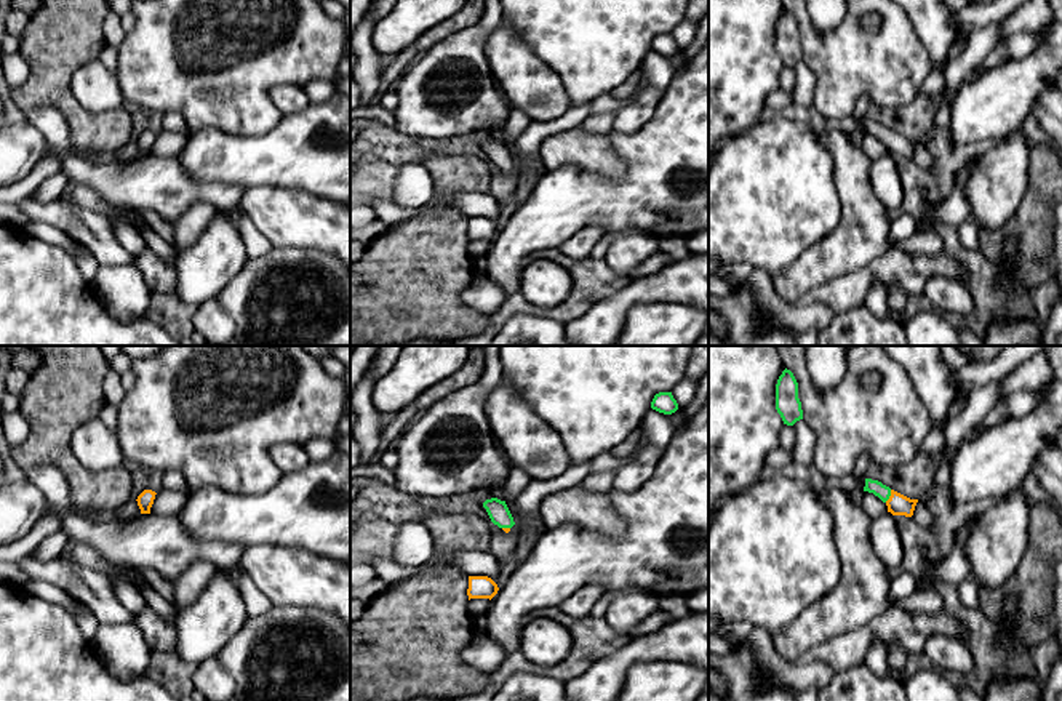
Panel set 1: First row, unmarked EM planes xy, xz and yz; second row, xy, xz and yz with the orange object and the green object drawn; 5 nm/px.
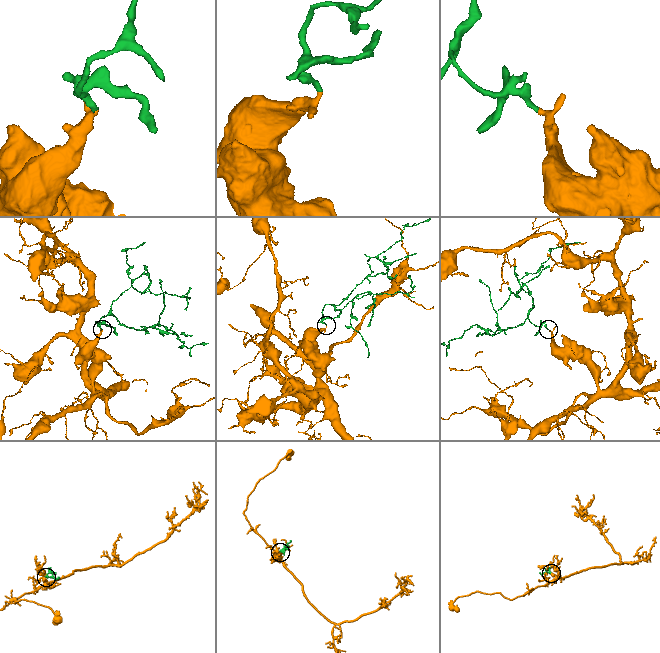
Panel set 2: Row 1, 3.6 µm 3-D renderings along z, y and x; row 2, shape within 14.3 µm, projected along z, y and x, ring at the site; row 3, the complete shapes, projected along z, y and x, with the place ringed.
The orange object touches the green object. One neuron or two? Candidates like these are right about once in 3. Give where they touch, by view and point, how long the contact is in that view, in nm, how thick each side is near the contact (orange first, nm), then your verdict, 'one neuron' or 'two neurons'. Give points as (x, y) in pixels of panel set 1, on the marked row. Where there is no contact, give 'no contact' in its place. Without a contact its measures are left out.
contact yz (890, 496); length 70 nm; calibres 110 and 70 nm; one neuron

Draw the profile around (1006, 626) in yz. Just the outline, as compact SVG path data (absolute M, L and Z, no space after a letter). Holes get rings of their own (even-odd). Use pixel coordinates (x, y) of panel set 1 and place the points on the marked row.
M1009 597L1004 602L1001 621L996 624L1000 631L1000 639L1006 647L1011 647L1014 642L1017 642L1016 610L1017 610L1017 600L1014 597Z

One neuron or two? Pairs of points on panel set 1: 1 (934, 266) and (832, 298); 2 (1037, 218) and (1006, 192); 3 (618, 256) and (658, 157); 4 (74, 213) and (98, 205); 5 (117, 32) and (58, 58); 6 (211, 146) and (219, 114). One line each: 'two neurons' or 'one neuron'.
1: one neuron
2: two neurons
3: two neurons
4: two neurons
5: two neurons
6: two neurons

